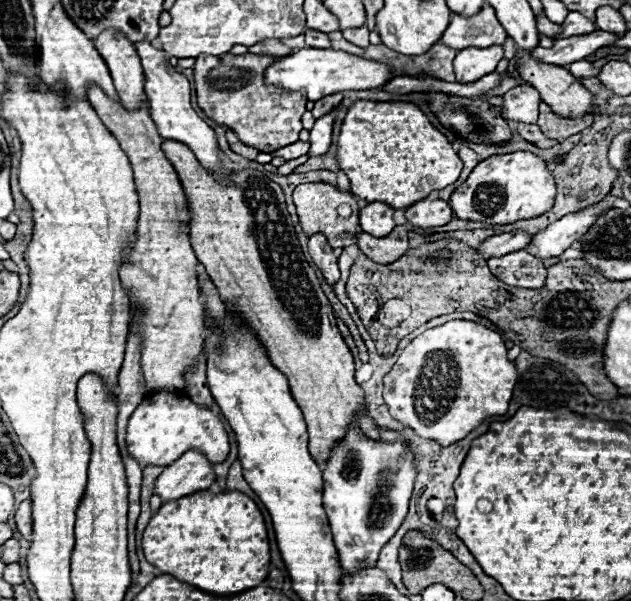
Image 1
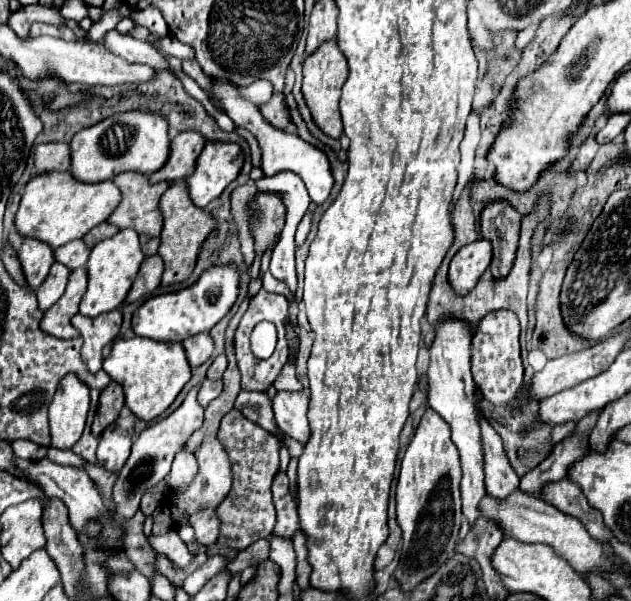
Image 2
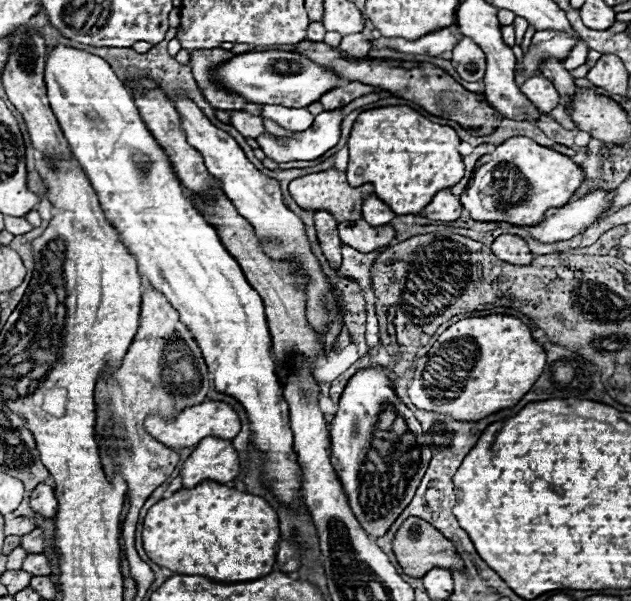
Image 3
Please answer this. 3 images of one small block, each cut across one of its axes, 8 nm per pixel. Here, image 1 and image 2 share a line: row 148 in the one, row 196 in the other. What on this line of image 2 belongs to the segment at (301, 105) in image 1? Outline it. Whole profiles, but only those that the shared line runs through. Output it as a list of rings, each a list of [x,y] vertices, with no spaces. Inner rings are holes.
[[[258,192],[258,196],[252,202],[252,208],[258,210],[252,222],[256,254],[262,256],[270,244],[276,244],[276,238],[284,228],[284,204],[280,202],[280,198],[276,198],[276,194]]]

